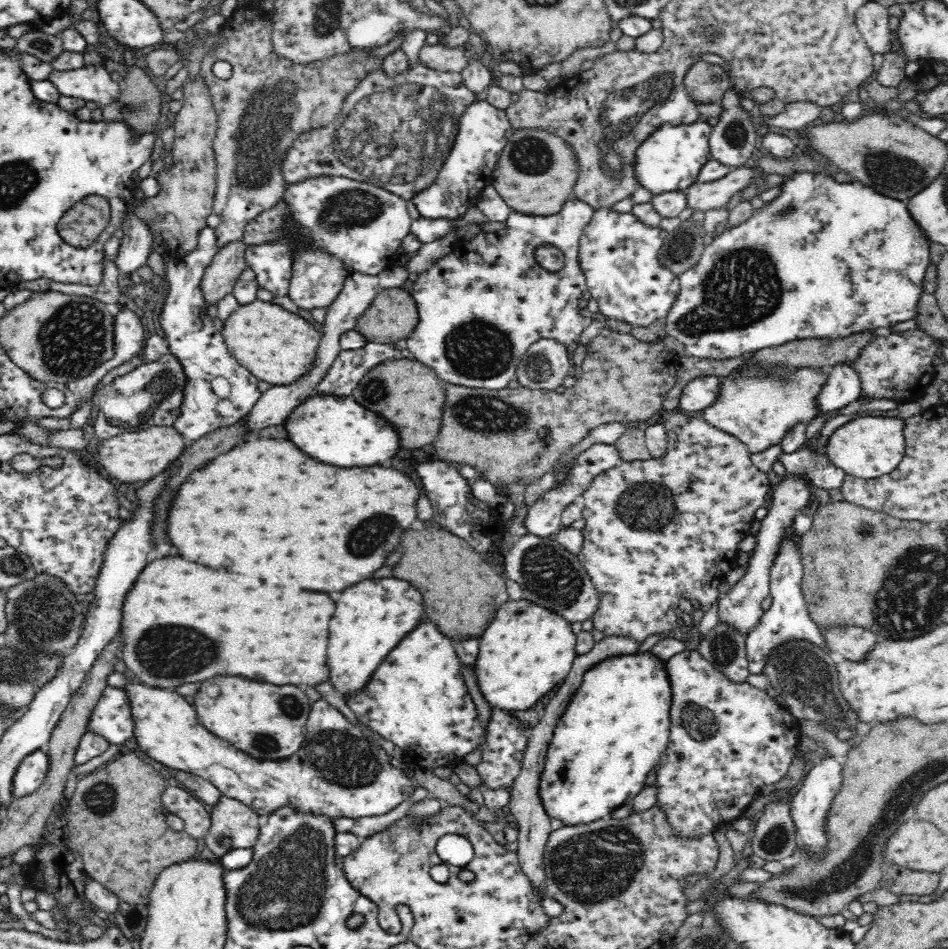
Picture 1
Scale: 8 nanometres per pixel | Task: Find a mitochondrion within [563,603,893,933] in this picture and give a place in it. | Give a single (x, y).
(803, 672)

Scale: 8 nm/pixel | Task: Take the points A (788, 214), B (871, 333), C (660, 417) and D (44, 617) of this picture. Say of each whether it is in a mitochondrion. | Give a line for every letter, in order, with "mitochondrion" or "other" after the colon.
A: mitochondrion
B: other
C: other
D: mitochondrion

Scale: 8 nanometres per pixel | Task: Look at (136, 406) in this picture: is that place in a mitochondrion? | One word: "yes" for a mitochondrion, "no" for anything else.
yes

